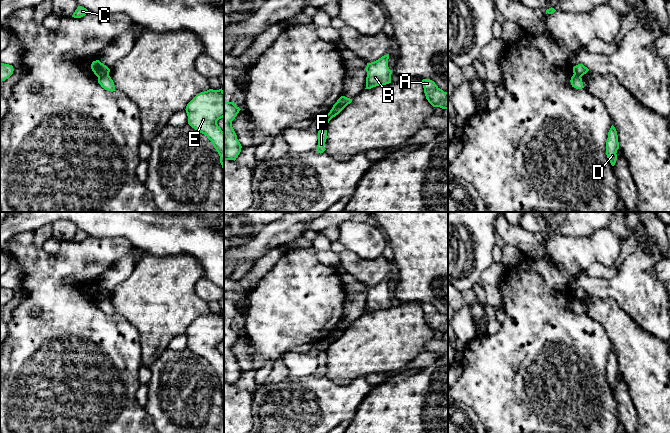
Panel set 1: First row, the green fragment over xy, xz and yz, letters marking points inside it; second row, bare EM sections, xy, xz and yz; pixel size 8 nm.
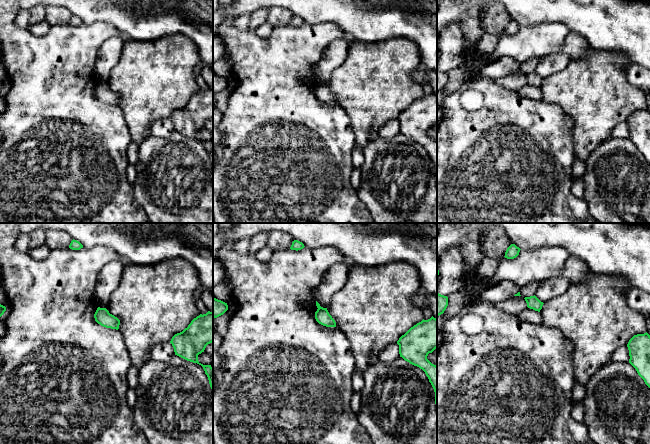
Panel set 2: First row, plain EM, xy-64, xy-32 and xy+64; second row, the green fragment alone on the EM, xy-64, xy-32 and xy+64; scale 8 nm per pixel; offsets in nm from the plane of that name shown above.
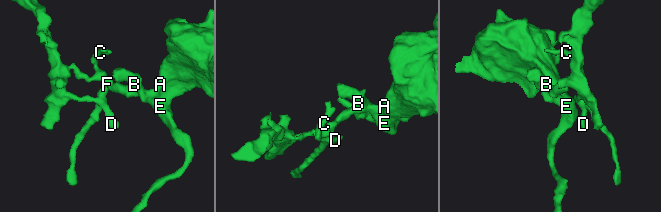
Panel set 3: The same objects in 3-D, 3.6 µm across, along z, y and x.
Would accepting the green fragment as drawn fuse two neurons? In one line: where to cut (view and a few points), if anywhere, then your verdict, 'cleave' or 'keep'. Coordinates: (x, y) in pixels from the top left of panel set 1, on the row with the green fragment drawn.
xy (108, 73), (98, 77) | cleave

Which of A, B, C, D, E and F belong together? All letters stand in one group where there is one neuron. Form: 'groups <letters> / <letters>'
groups A B E / C D F

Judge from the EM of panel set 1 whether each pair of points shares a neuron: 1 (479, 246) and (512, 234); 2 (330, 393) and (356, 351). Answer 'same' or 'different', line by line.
1: different
2: different

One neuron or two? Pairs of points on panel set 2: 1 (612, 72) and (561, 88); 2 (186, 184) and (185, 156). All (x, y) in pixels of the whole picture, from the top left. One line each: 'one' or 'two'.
1: one
2: one

